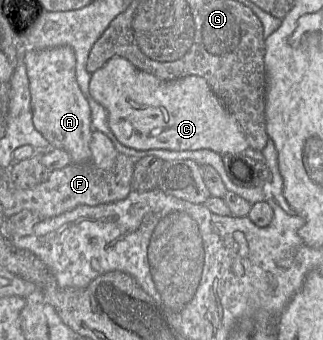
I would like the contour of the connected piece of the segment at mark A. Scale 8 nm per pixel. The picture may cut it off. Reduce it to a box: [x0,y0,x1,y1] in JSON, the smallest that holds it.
[24,46,93,163]

